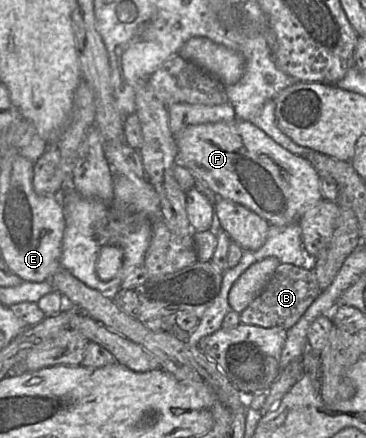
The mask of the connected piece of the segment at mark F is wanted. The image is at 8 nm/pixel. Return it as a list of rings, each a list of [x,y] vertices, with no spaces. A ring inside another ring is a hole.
[[[235,119],[232,122],[216,122],[191,125],[174,135],[178,150],[178,162],[196,179],[200,179],[217,197],[231,200],[252,210],[270,225],[286,226],[298,223],[301,215],[323,199],[320,176],[303,156],[293,154],[276,143],[254,123]]]

